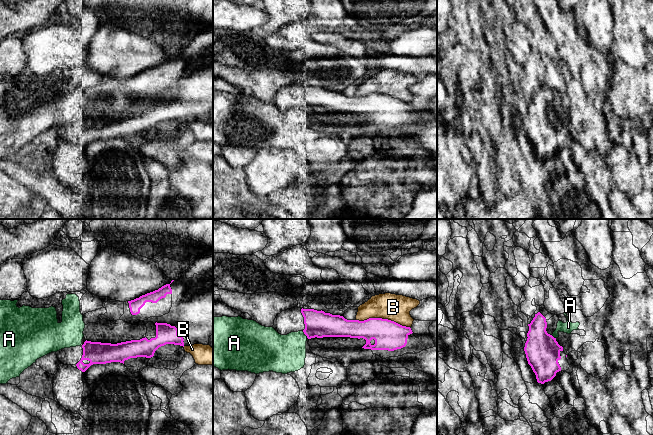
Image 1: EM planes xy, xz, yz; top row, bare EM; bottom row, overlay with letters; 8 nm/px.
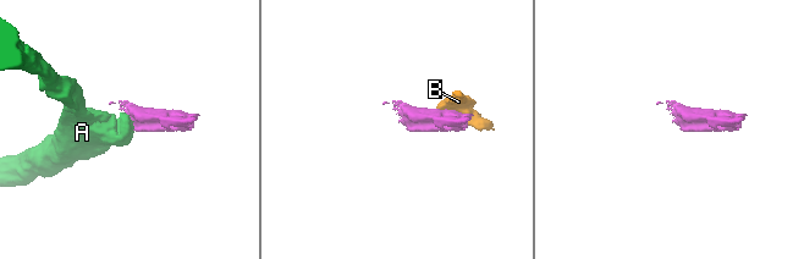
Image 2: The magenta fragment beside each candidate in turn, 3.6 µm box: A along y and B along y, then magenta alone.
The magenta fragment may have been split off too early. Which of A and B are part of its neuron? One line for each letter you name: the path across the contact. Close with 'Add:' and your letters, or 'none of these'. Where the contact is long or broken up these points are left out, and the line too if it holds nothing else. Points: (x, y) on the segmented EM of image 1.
Add: A

